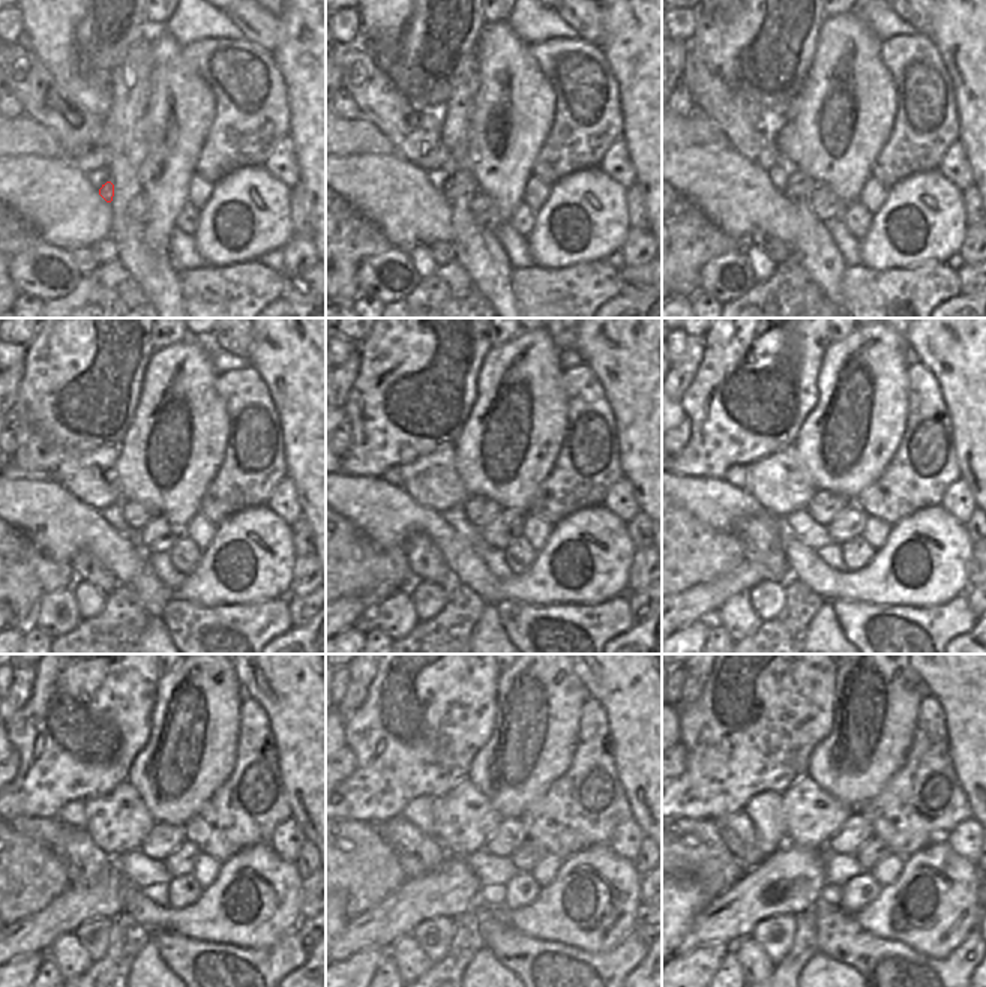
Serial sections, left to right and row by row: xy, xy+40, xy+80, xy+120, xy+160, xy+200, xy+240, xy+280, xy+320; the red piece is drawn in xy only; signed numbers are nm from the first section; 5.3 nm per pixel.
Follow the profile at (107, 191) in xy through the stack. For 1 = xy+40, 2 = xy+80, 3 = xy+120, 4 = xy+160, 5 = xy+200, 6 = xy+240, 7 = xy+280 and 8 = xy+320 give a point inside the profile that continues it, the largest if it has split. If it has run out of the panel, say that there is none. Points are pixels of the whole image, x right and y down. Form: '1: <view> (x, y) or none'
1: xy+40 (450, 191)
2: xy+80 (797, 183)
3: xy+120 (137, 516)
4: xy+160 (479, 510)
5: xy+200 (824, 506)
6: xy+240 (164, 839)
7: xy+280 (511, 834)
8: xy+320 (856, 831)

